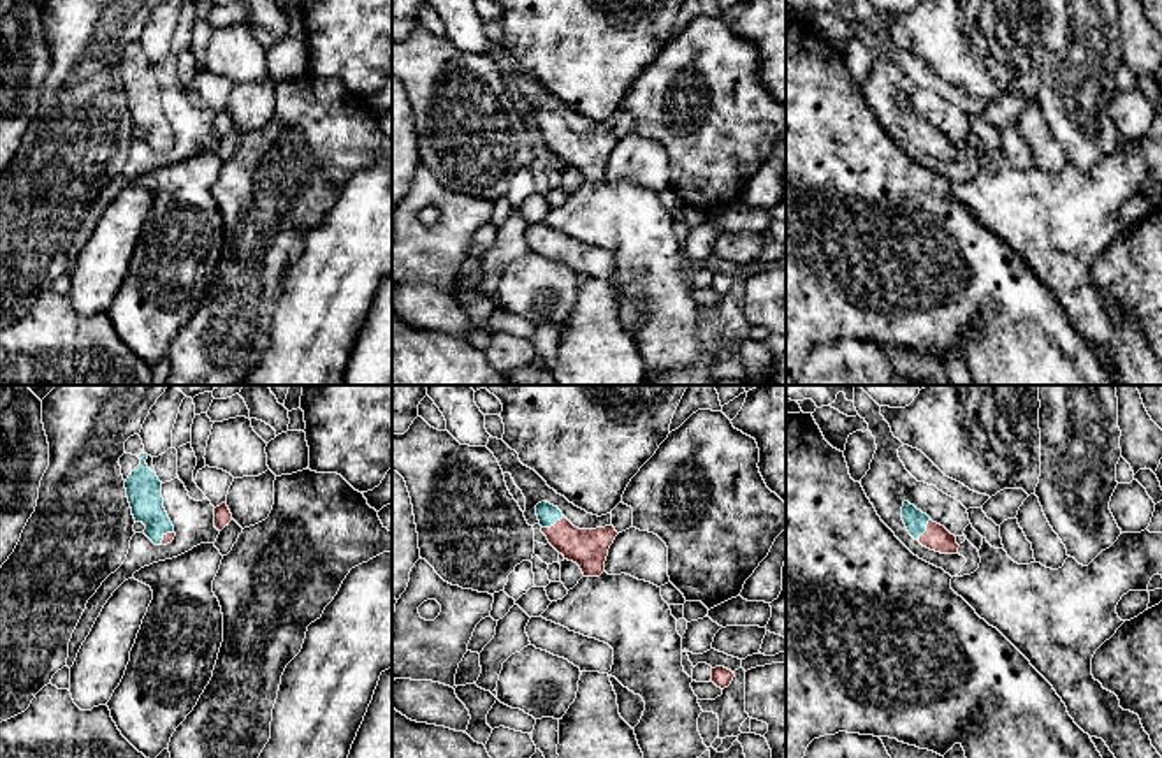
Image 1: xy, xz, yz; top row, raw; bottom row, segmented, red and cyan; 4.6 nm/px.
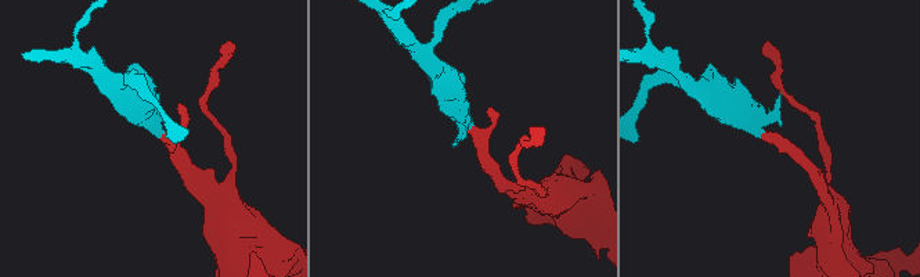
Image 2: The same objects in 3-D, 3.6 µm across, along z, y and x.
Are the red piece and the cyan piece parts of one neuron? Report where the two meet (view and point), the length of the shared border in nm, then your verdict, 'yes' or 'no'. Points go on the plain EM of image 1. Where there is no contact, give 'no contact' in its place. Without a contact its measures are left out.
meets red in xz at (554, 131); contact 120 nm long; yes

